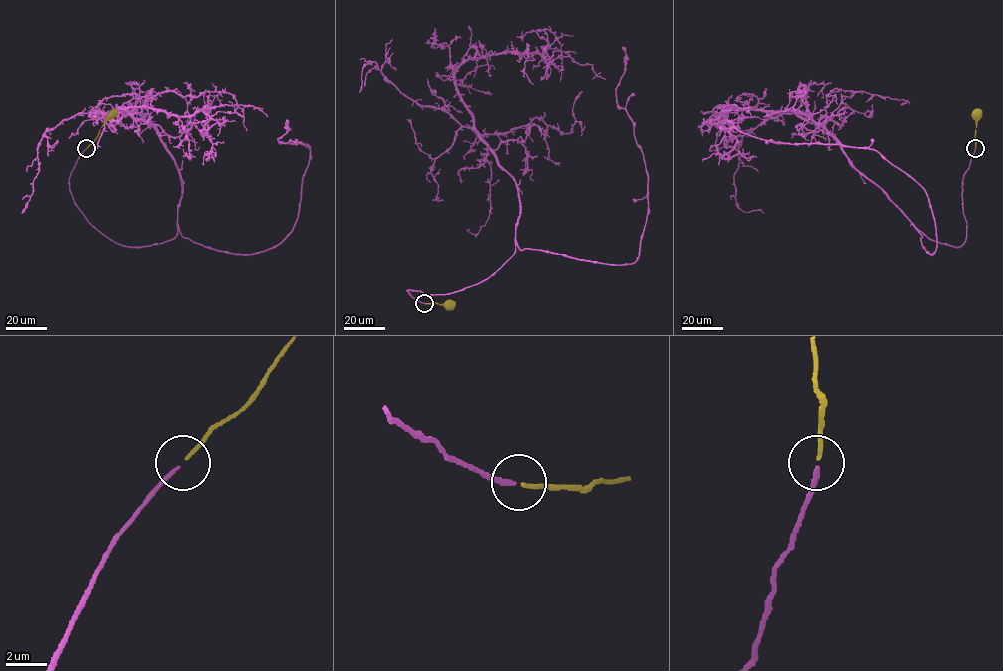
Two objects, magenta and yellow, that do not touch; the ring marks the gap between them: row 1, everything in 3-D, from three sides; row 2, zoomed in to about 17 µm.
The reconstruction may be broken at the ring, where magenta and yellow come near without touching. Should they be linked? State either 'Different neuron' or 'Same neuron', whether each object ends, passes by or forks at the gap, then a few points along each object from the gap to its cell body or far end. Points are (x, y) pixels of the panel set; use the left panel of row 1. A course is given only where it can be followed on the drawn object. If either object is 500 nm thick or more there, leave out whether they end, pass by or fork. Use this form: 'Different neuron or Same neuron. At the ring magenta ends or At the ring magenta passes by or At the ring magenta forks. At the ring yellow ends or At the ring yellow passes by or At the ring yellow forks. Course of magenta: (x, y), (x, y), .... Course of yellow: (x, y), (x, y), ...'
Same neuron. At the ring magenta ends. At the ring yellow ends. Course of magenta: (86, 148), (70, 193), (106, 236), (148, 246), (178, 225), (257, 253), (297, 217), (310, 146), (284, 126). Course of yellow: (87, 148), (112, 113)

